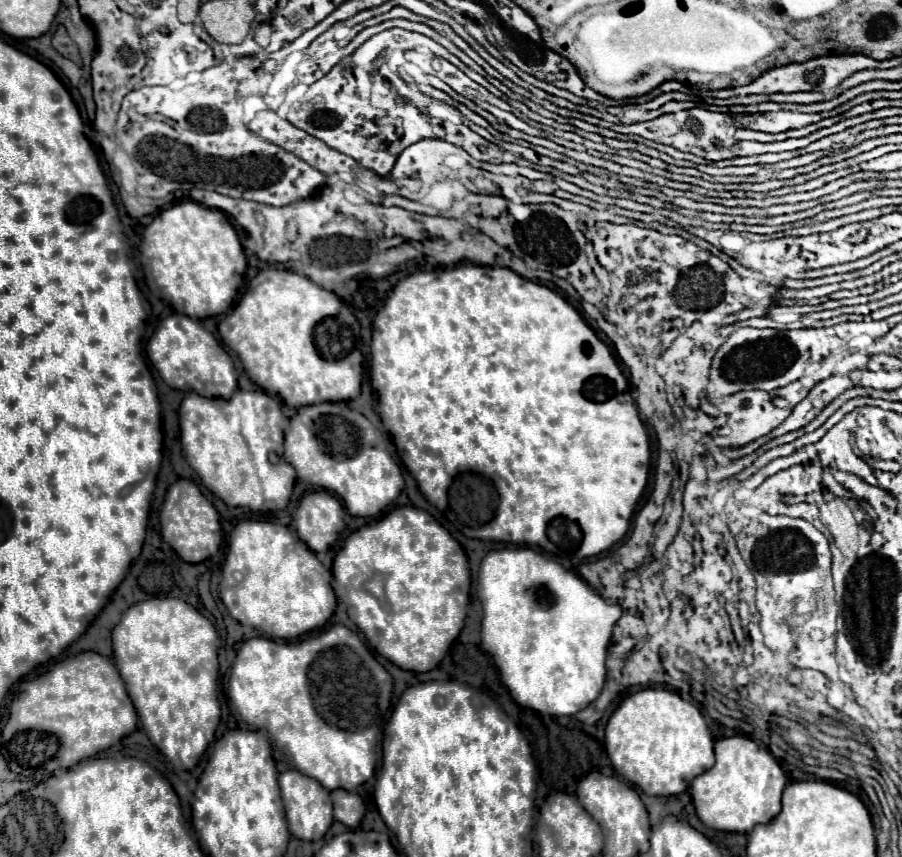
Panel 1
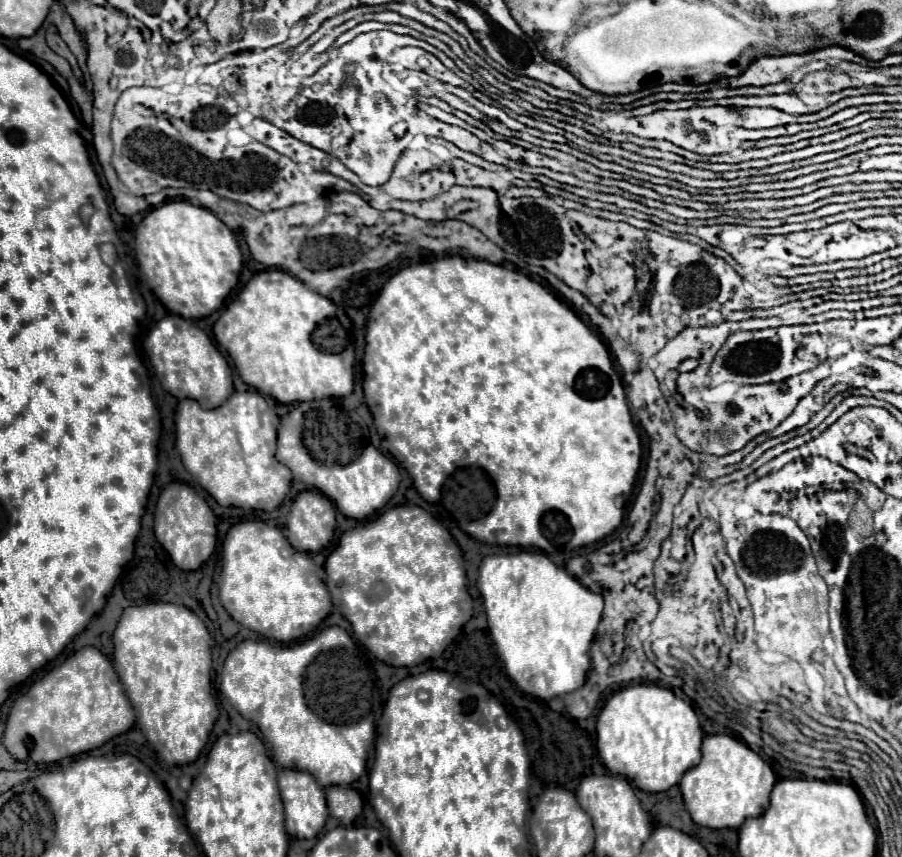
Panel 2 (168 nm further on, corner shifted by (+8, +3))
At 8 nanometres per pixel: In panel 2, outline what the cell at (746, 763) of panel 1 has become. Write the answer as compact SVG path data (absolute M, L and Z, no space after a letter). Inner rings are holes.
M708 735L702 743L702 761L684 773L680 791L694 823L710 829L738 829L748 817L760 817L768 809L774 783L772 767L746 743L730 735Z

